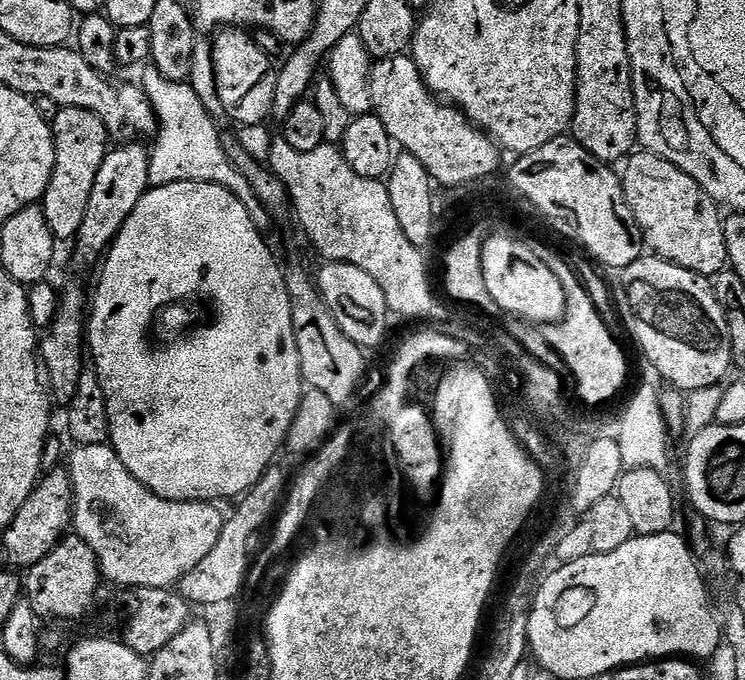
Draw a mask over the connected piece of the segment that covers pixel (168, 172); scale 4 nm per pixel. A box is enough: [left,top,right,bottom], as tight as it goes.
[142,70,217,188]

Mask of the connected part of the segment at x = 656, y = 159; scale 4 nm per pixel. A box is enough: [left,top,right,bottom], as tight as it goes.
[623,150,729,278]

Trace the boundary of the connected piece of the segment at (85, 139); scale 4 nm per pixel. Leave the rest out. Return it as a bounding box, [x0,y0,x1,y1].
[42,108,110,241]

